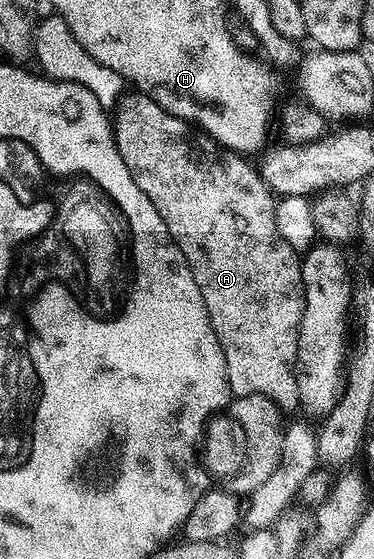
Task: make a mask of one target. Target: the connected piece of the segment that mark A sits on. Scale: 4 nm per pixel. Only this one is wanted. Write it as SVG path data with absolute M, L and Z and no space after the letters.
M133 89L128 93L122 94L117 100L115 114L111 119L113 125L113 136L117 142L119 153L127 164L127 170L131 172L131 177L135 177L135 185L147 193L151 205L163 217L163 225L167 225L167 233L173 239L175 245L183 253L191 273L195 277L195 285L199 285L199 293L203 293L203 305L207 309L207 317L215 329L215 337L219 337L219 345L223 349L223 357L227 365L227 381L229 382L229 393L233 397L247 397L248 395L262 395L269 398L282 412L297 411L300 408L299 385L297 384L297 329L301 325L303 309L305 308L305 290L301 280L301 259L299 253L291 247L280 236L279 229L276 228L276 207L278 200L272 191L263 181L260 170L248 163L244 154L229 150L215 142L210 135L198 134L198 139L192 135L190 124L185 120L167 113L151 97L141 94L140 91Z

